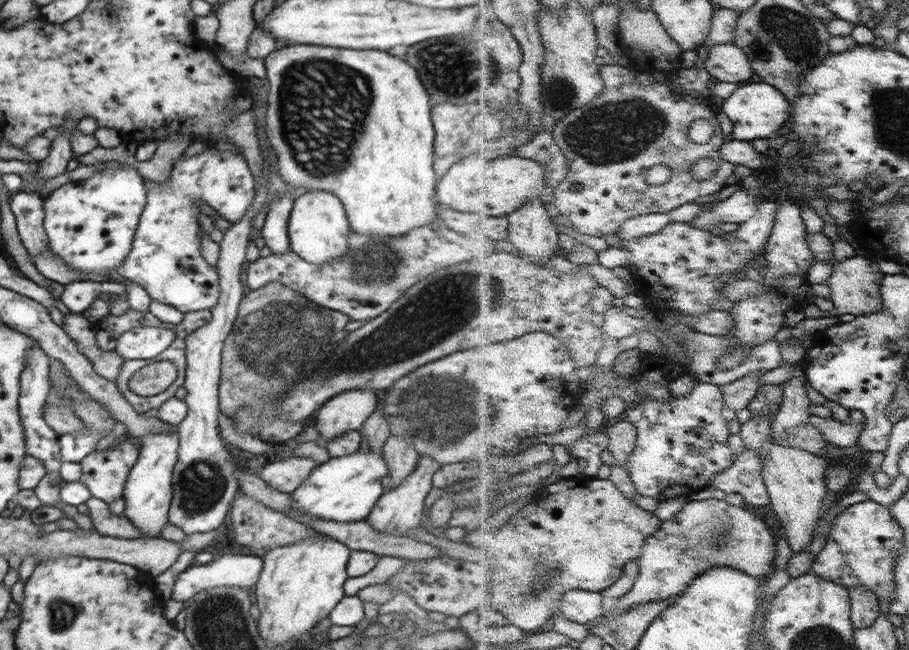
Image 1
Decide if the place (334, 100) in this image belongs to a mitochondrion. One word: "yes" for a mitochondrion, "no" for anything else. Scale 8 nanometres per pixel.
yes

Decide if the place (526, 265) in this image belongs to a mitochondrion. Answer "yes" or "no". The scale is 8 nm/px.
no

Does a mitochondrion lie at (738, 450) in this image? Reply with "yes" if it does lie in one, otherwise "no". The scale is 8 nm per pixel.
no

